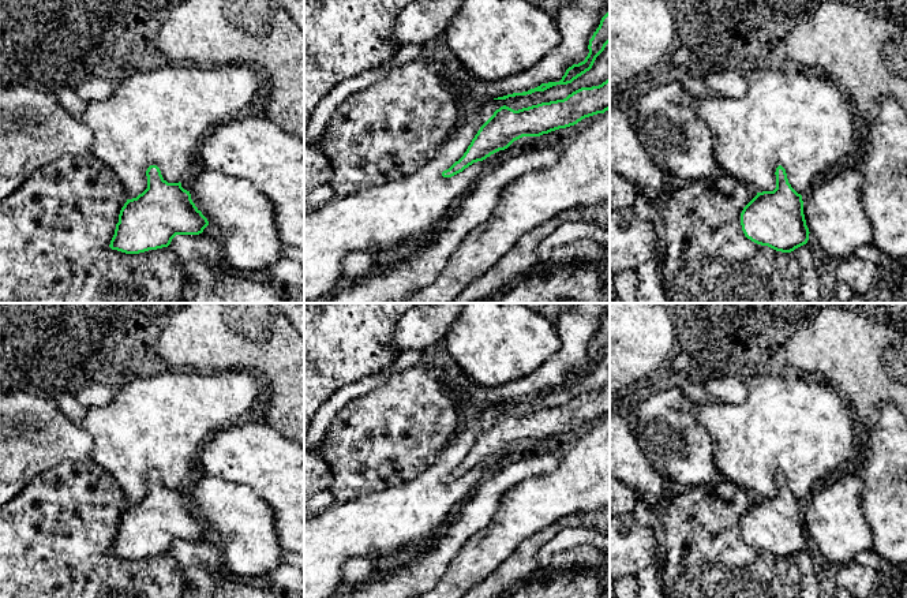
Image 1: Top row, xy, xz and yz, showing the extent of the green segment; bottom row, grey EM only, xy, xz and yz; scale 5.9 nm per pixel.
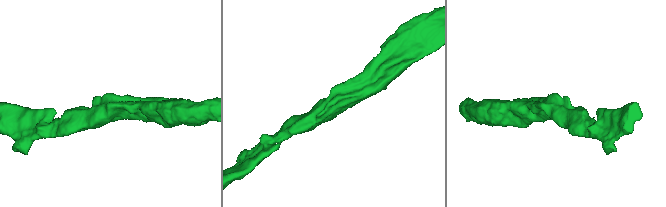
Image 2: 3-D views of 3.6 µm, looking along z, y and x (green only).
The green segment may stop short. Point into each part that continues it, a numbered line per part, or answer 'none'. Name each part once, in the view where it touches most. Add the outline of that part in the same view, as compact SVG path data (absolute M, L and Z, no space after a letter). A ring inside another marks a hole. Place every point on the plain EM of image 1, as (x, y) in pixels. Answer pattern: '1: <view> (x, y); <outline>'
none

